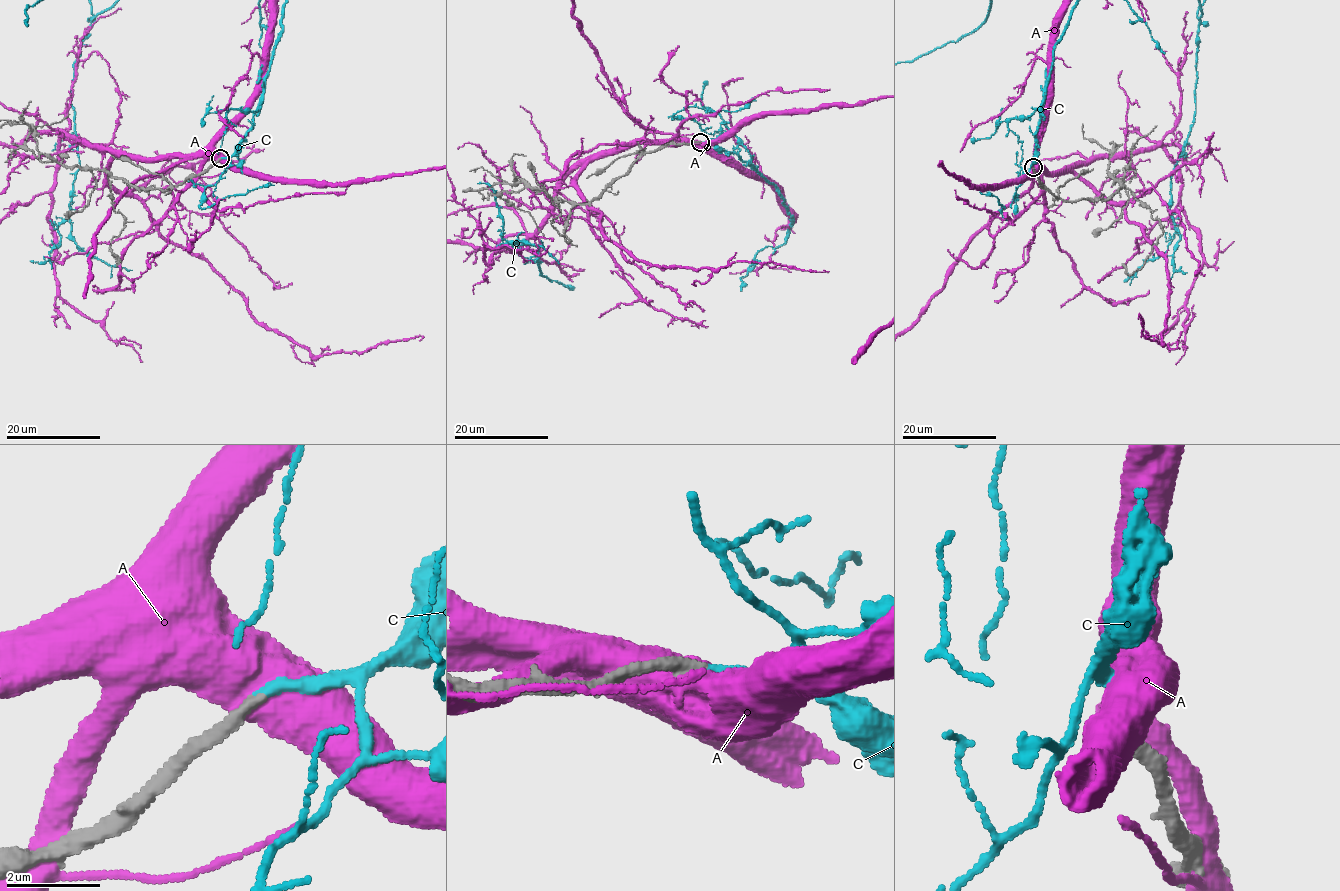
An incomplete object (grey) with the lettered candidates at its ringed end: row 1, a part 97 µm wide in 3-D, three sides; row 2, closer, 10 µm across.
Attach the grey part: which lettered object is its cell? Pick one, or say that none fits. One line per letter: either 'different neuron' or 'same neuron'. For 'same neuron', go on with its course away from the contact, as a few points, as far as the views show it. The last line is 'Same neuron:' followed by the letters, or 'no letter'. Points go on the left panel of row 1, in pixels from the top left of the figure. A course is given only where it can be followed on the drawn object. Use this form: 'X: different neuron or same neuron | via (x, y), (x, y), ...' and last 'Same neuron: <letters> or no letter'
A: different neuron
C: same neuron
Same neuron: C

